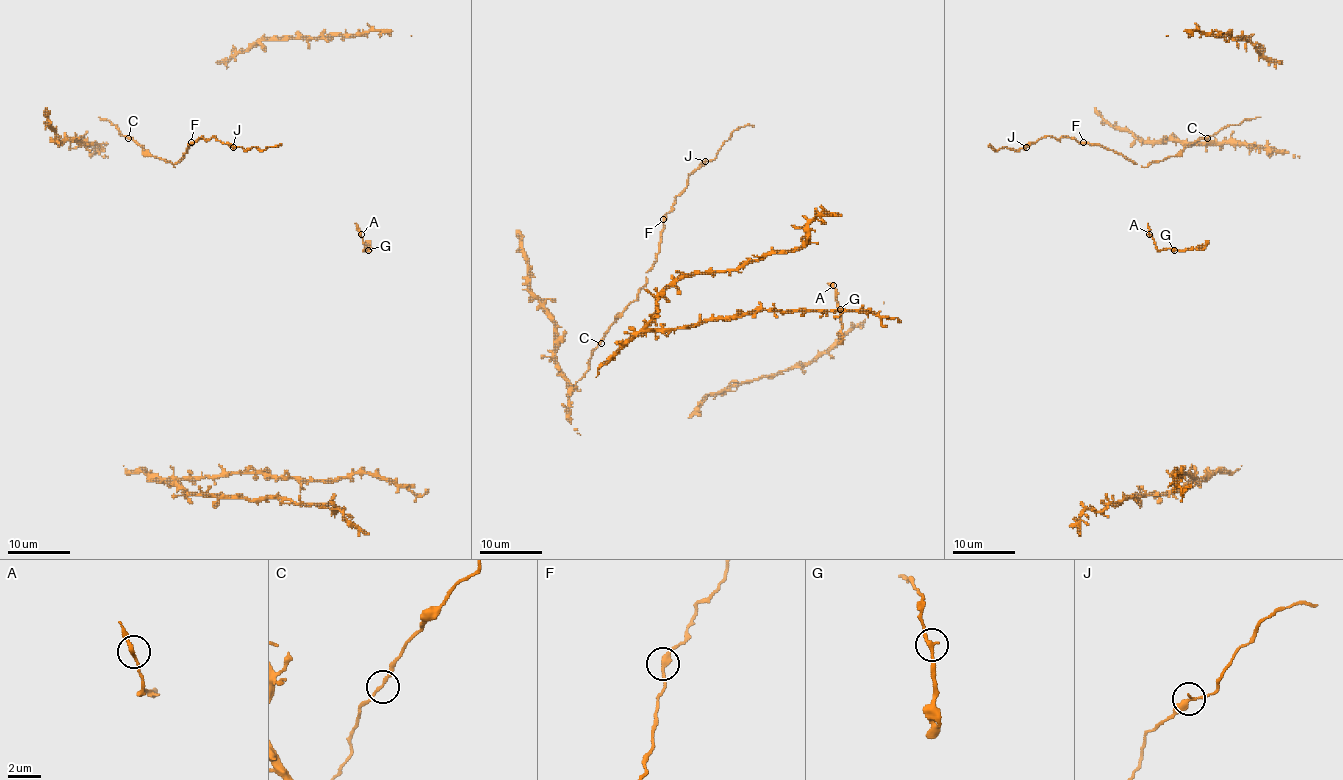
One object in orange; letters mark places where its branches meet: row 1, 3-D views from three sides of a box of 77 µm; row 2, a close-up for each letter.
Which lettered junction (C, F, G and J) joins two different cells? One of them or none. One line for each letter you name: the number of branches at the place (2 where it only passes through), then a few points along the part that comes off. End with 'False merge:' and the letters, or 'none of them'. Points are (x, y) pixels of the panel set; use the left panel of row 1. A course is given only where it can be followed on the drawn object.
False merge: none of them

